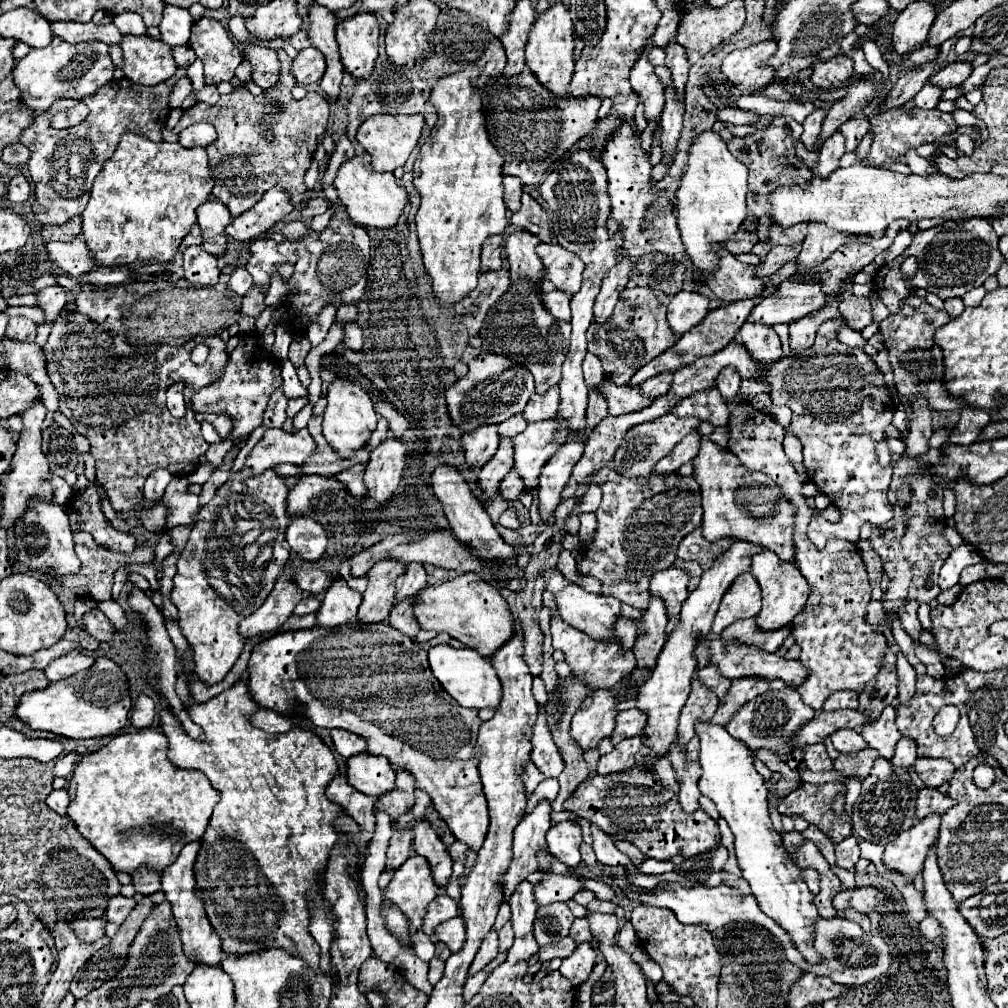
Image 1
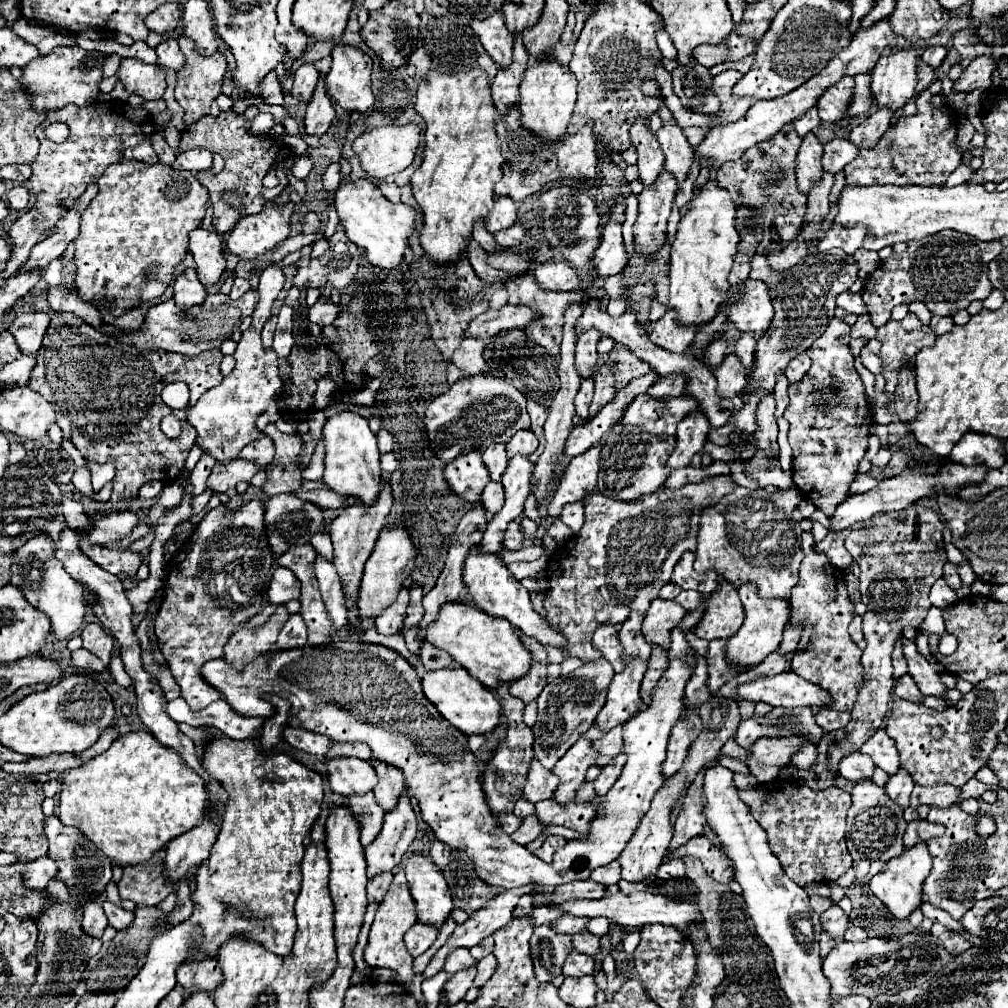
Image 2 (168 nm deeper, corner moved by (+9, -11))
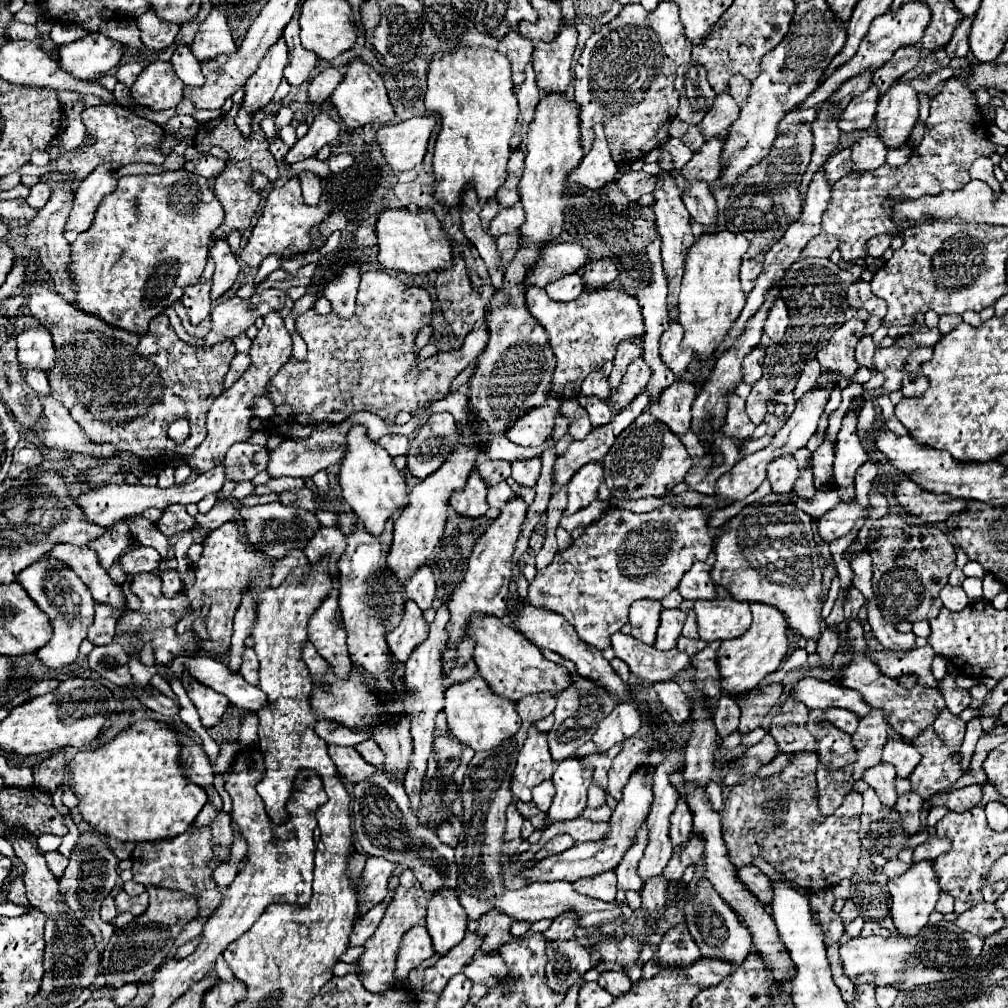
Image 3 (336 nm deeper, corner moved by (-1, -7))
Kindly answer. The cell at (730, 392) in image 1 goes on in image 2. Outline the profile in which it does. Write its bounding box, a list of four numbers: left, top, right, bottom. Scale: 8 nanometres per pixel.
[714,353,746,399]

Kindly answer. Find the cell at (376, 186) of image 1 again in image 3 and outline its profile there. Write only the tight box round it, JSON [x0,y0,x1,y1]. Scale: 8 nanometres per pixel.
[374,209,450,275]

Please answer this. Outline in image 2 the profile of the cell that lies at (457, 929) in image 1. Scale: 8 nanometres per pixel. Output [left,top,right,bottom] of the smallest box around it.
[444,949,478,973]

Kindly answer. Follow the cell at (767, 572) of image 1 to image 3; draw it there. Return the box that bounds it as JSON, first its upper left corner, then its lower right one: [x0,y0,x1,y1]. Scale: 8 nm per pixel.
[718,603,788,695]

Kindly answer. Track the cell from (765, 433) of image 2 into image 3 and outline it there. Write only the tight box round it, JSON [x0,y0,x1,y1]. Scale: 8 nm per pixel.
[768,455,798,493]

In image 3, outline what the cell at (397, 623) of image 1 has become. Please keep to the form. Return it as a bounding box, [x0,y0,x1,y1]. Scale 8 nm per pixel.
[404,565,436,611]

